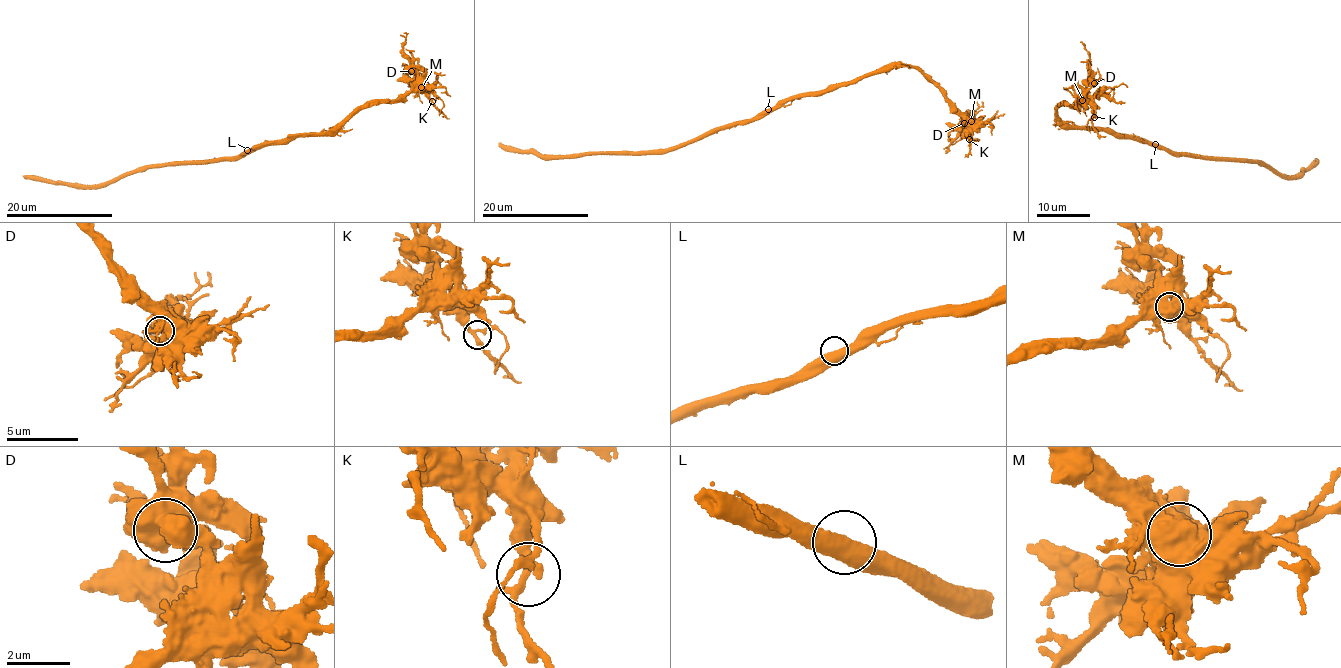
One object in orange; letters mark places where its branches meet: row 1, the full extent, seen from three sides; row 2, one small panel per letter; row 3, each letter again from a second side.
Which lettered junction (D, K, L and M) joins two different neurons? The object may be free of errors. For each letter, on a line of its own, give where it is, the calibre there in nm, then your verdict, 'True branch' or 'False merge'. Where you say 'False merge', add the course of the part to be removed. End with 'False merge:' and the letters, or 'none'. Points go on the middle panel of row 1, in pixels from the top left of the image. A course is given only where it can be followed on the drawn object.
D: Place: (964, 123). Thickness 750 nm. True branch
K: Place: (969, 139). Thickness 240 nm. True branch
L: Place: (768, 109). Thickness 550 nm. True branch
M: Place: (971, 121). Thickness 800 nm. True branch
False merge: none

